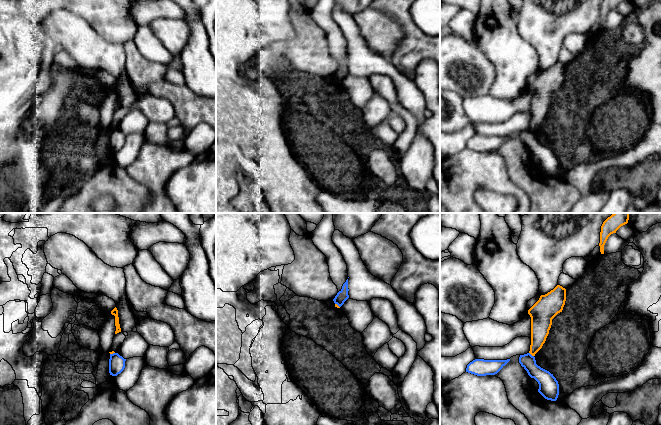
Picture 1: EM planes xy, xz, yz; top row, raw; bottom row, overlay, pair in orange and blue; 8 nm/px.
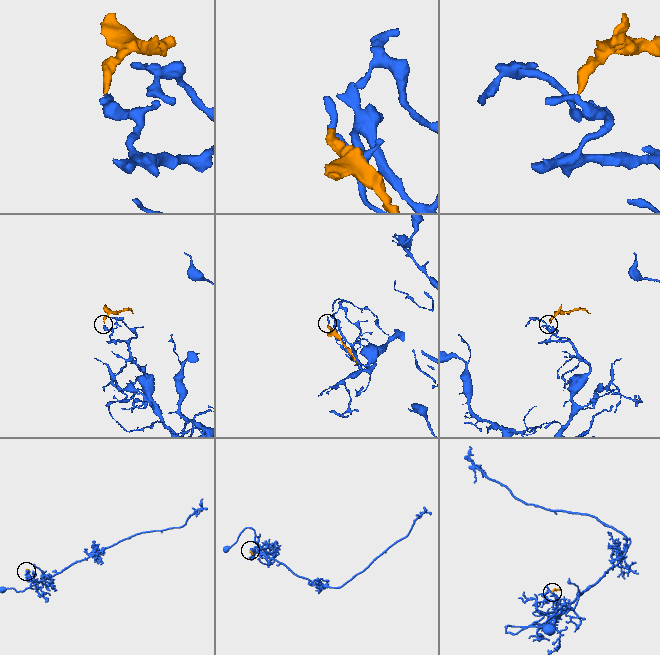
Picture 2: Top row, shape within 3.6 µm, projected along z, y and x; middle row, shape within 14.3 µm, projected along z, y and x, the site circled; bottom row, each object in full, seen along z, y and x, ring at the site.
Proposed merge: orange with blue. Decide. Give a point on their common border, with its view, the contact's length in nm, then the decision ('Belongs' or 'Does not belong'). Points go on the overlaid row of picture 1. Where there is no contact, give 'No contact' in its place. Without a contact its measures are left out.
Touches orange at yz (531, 354). Shared border 50 nm. Does not belong

